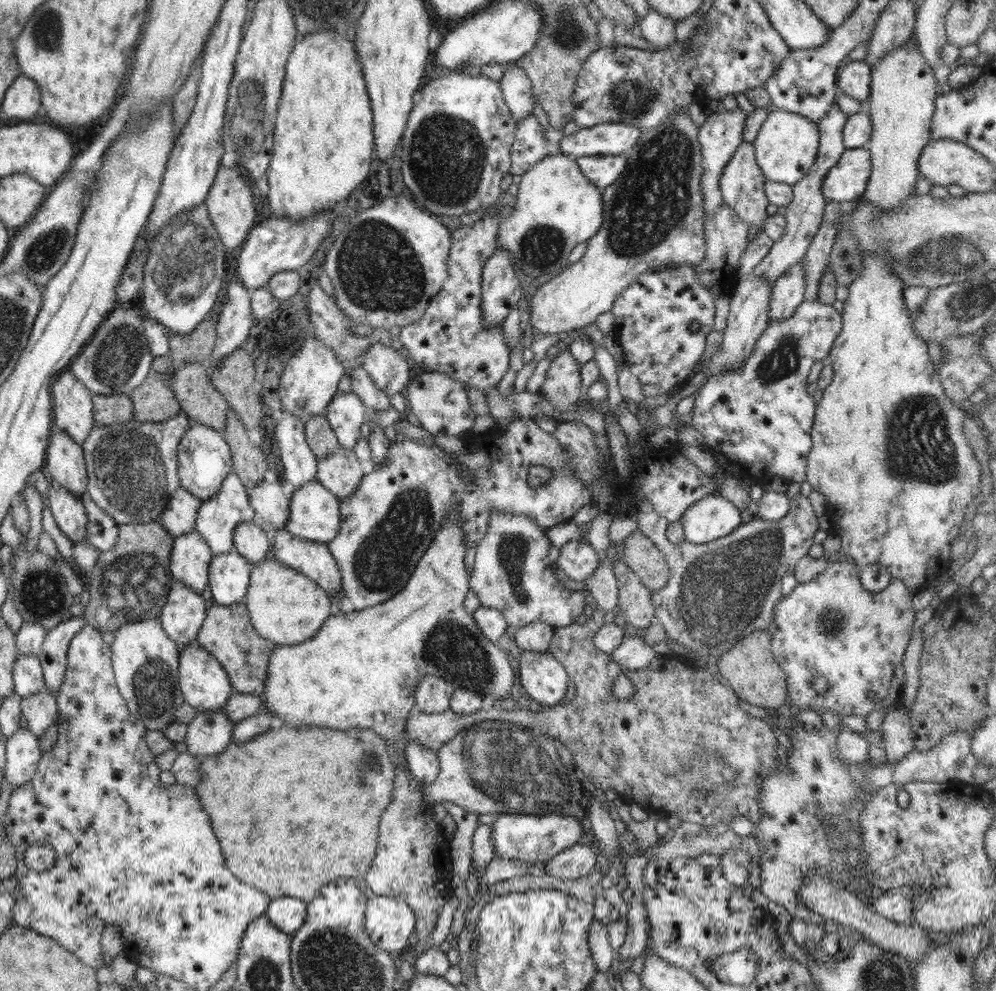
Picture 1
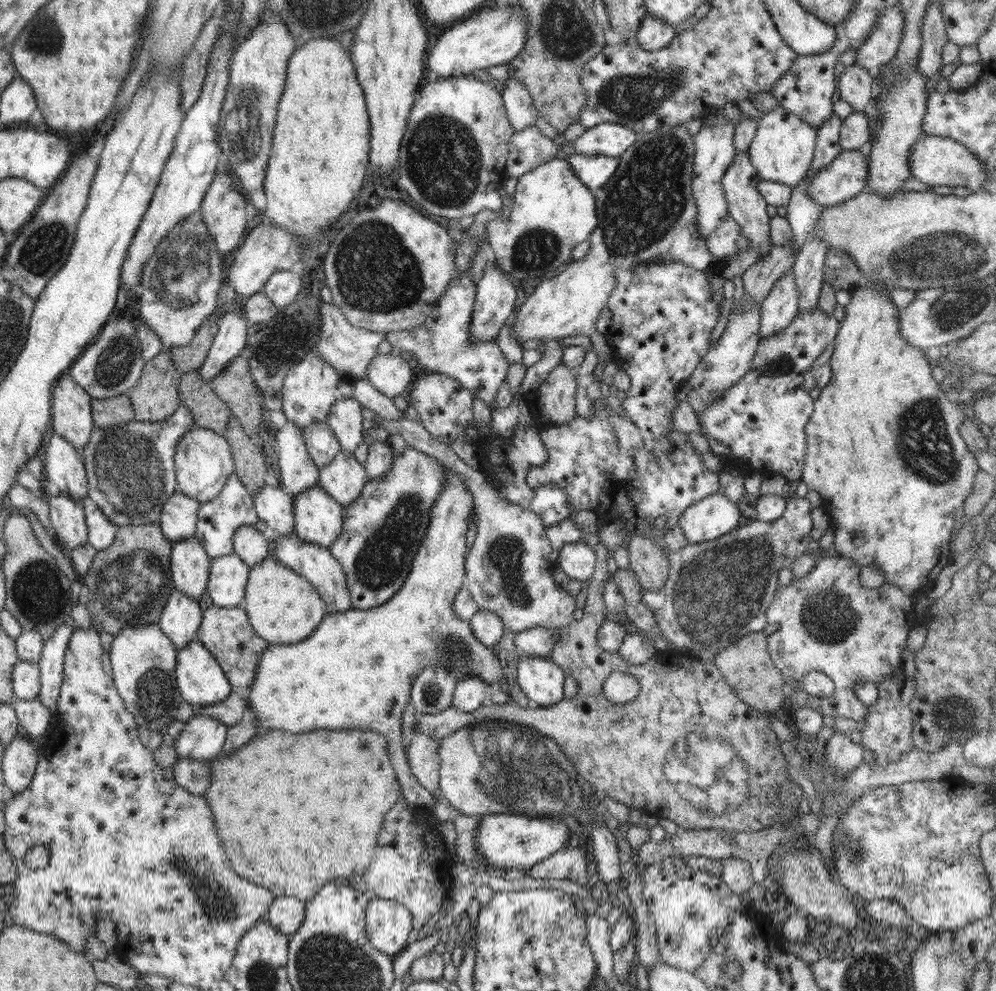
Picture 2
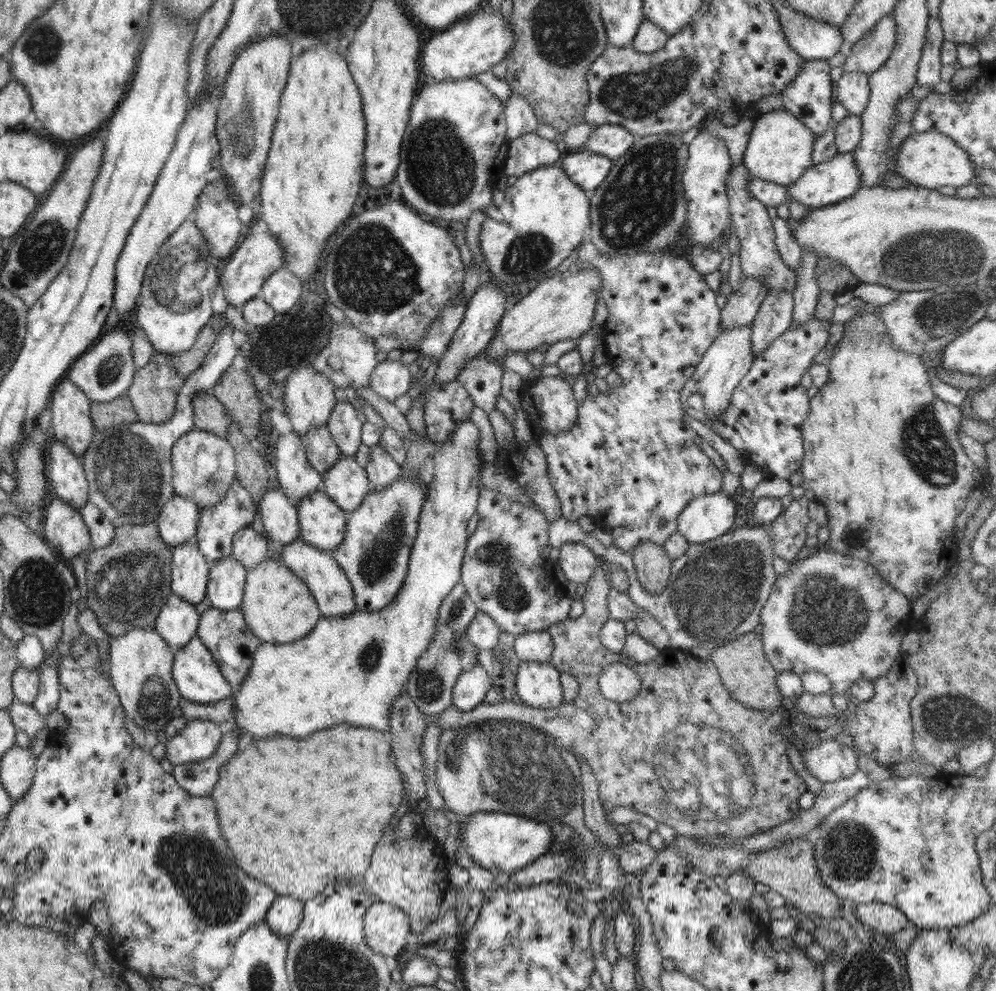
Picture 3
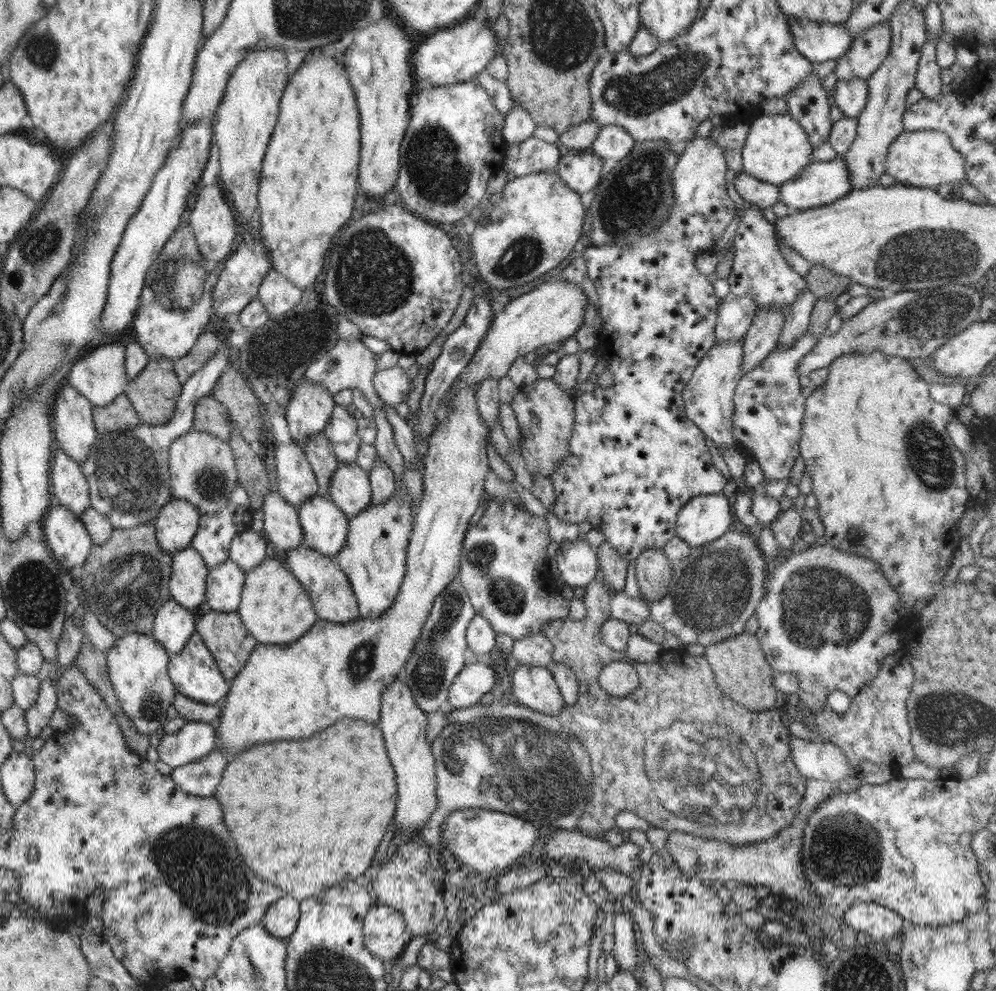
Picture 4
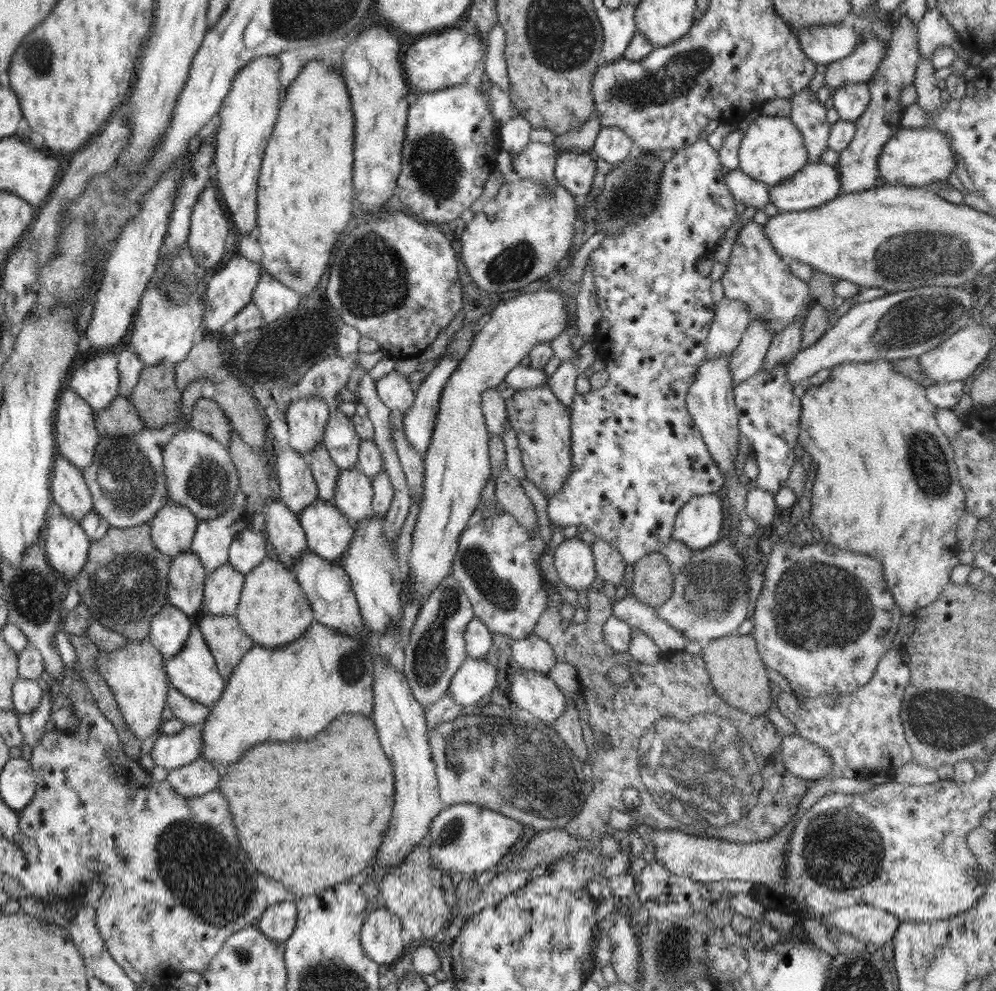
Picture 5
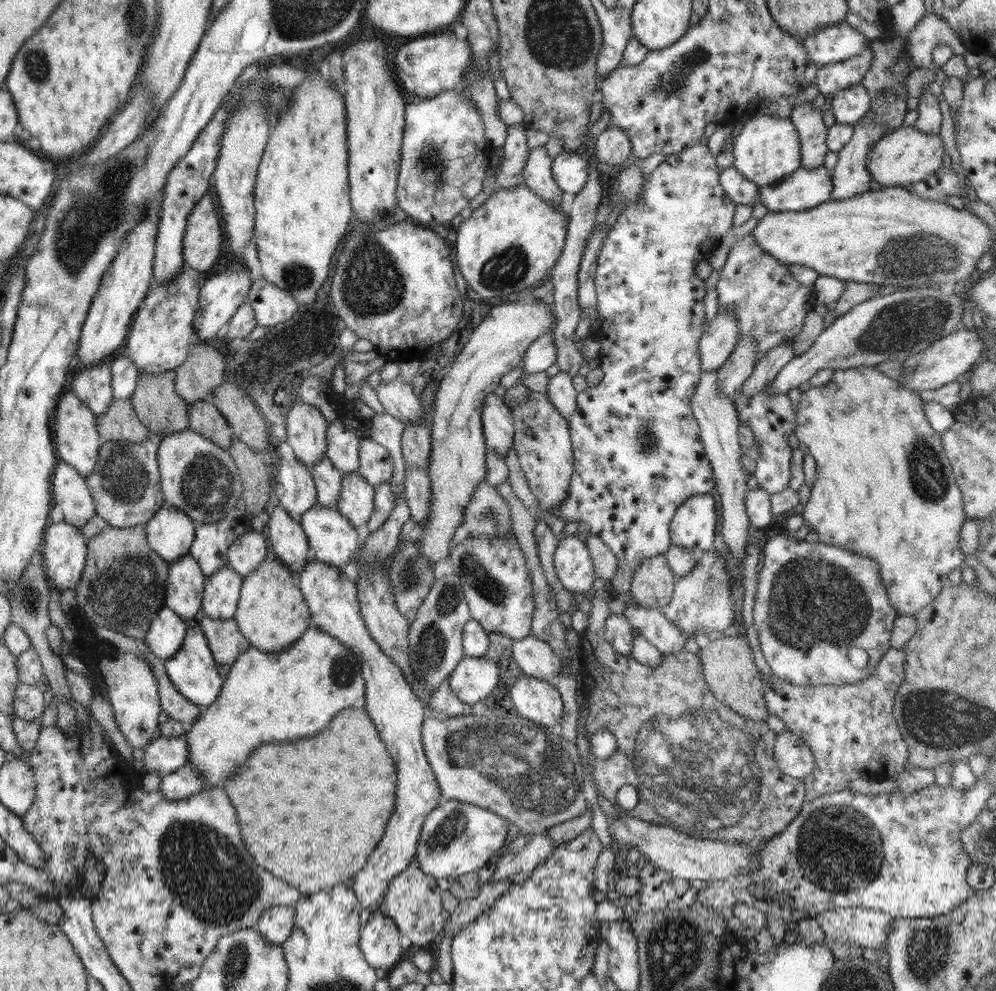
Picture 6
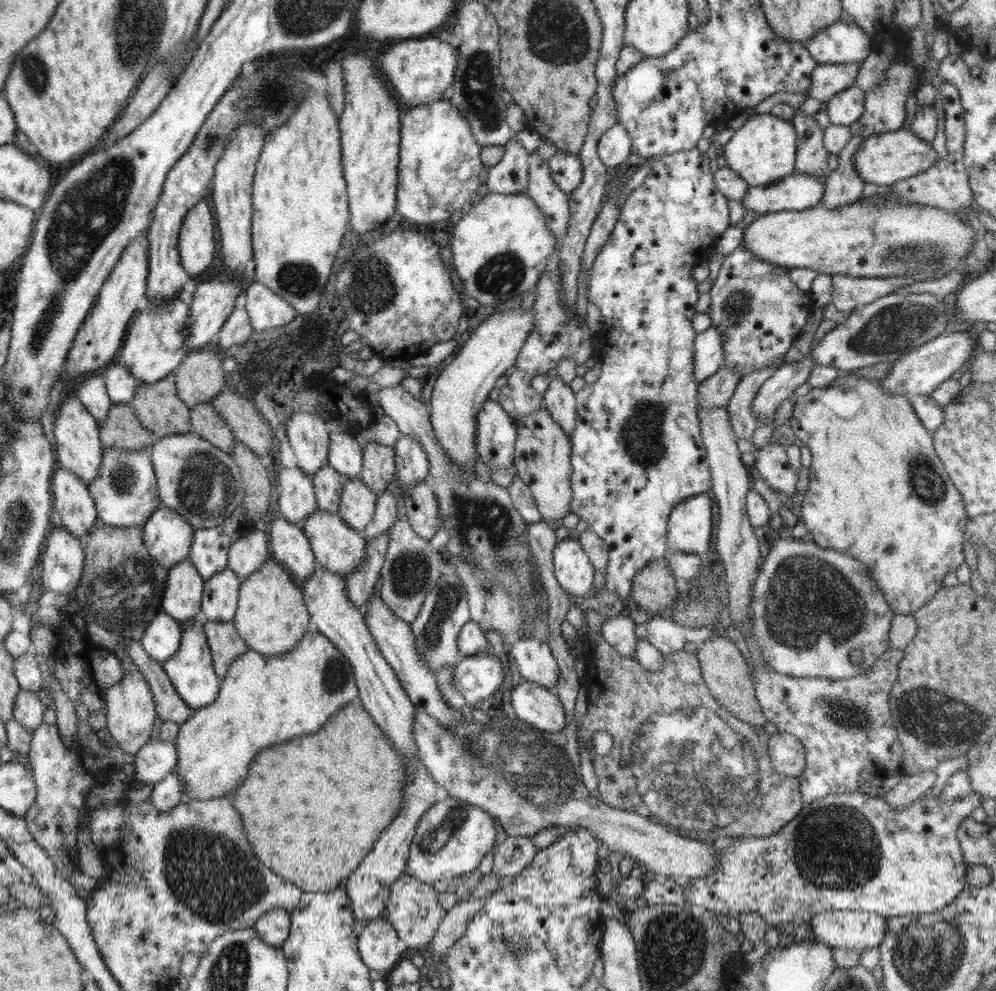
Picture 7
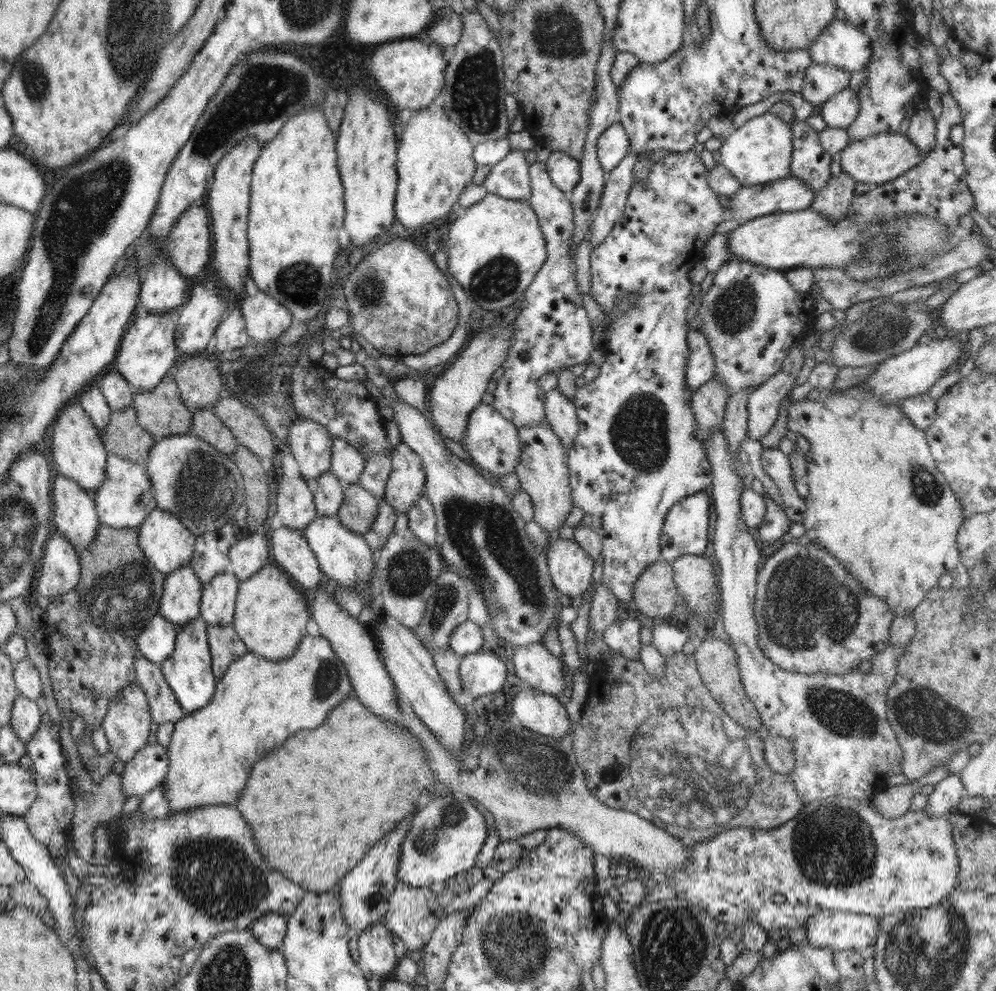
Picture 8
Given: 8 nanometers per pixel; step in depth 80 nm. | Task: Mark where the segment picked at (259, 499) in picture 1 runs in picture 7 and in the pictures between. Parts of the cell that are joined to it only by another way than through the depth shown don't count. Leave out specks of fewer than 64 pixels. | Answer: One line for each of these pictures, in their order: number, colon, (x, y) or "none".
2: (273, 506)
3: (279, 516)
4: (282, 527)
5: (282, 527)
6: (290, 544)
7: (291, 549)

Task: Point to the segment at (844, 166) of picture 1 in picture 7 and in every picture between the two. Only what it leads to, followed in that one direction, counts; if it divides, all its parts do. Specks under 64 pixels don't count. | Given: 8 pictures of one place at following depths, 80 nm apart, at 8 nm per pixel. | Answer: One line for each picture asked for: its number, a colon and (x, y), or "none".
2: (835, 183)
3: (826, 183)
4: (820, 183)
5: (817, 183)
6: (806, 188)
7: (795, 192)

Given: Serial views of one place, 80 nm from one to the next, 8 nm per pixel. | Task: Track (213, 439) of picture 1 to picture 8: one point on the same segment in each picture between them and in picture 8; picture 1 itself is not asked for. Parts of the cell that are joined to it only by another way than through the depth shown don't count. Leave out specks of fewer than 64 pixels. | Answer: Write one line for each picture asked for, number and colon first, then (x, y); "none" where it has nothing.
2: (204, 460)
3: (203, 464)
4: (202, 468)
5: (199, 473)
6: (197, 476)
7: (201, 483)
8: (204, 487)

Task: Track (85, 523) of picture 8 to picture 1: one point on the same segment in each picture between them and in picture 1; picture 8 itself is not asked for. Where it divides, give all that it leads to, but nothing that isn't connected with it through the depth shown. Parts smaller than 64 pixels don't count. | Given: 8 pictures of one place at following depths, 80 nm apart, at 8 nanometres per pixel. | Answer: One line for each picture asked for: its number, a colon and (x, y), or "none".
1: (65, 463)
2: (63, 464)
3: (64, 471)
4: (69, 485)
5: (69, 490)
6: (69, 490)
7: (72, 500)

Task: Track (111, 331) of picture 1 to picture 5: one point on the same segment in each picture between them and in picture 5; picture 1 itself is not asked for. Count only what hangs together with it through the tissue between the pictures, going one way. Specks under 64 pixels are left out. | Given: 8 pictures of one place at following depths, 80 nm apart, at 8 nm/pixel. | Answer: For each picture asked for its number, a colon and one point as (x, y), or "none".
2: (111, 365)
3: (105, 371)
4: (100, 375)
5: (97, 381)

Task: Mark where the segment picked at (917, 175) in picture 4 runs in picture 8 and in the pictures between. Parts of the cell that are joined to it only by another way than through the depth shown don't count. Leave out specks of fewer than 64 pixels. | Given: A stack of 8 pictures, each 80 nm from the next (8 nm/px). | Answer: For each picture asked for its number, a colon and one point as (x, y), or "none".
5: (918, 157)
6: (904, 156)
7: (885, 159)
8: (879, 159)

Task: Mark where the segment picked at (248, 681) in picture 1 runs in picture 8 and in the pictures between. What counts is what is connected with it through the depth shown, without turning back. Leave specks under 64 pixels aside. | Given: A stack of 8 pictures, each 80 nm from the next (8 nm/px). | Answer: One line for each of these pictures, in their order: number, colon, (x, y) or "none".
2: (226, 633)
3: (225, 634)
4: (223, 633)
5: (227, 642)
6: (226, 642)
7: (225, 644)
8: (225, 645)

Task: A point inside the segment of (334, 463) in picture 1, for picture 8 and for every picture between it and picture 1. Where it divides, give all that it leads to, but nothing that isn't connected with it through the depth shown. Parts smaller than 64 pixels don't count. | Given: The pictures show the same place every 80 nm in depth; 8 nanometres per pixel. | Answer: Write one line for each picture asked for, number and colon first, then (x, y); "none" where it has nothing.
2: (344, 478)
3: (345, 482)
4: (350, 490)
5: (354, 492)
6: (356, 497)
7: (357, 504)
8: (359, 509)

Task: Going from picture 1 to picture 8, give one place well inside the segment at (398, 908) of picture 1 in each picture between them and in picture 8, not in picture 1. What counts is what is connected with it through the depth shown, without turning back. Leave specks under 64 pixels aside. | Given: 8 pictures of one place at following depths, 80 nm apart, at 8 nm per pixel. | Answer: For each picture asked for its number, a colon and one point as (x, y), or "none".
2: (388, 923)
3: (386, 925)
4: (385, 934)
5: (380, 937)
6: (379, 940)
7: (377, 948)
8: (376, 943)

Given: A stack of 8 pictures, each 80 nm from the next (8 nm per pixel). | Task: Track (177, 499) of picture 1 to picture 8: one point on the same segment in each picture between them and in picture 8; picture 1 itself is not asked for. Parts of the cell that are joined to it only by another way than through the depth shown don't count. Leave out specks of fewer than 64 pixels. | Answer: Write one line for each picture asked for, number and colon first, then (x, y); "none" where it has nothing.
2: (179, 516)
3: (177, 522)
4: (177, 521)
5: (172, 529)
6: (170, 533)
7: (168, 538)
8: (166, 542)

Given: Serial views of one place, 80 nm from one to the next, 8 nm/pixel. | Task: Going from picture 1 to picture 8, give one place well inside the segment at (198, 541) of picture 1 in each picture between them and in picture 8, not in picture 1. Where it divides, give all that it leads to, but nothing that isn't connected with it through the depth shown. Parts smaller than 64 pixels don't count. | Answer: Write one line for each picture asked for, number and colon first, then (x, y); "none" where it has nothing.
2: (190, 563)
3: (190, 570)
4: (187, 584)
5: (186, 579)
6: (185, 583)
7: (182, 598)
8: (180, 604)

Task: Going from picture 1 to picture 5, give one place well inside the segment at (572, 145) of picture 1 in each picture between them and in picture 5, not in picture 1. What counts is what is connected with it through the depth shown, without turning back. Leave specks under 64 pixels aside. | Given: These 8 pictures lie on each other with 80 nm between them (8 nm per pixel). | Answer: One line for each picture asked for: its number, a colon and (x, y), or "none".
2: (607, 139)
3: (610, 140)
4: (612, 142)
5: (612, 145)

